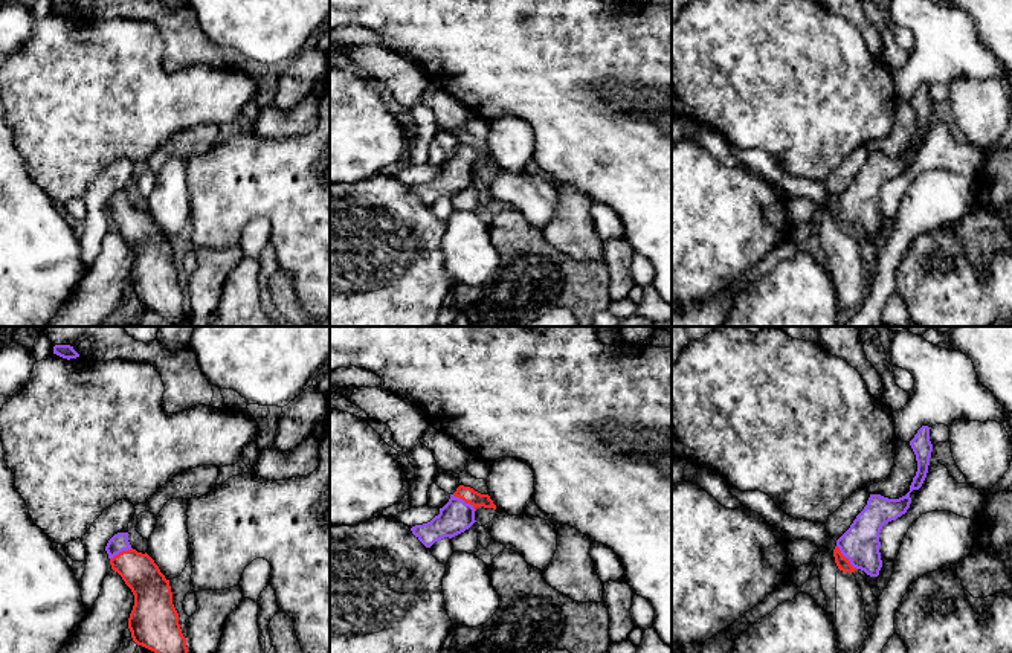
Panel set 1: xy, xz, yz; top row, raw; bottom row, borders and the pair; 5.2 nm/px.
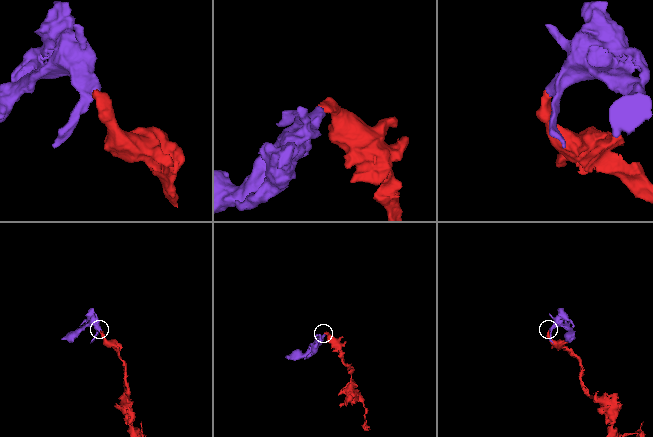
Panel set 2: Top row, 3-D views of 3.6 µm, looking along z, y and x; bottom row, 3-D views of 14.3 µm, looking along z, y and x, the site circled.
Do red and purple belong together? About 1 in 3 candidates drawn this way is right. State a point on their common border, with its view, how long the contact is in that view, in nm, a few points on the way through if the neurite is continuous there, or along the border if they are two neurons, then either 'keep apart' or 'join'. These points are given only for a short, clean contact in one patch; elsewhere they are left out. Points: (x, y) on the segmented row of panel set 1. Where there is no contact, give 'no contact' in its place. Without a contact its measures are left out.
meets red in yz at (844, 557); contact 170 nm long; runs through yz (843, 563), (844, 557), (860, 543); join

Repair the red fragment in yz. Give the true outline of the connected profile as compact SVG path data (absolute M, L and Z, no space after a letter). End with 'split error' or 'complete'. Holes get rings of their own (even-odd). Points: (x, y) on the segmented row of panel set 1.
M922 426L910 441L917 461L917 471L910 485L910 491L899 499L870 494L864 510L836 540L833 557L840 571L855 572L861 569L870 577L879 575L882 568L879 532L885 523L907 513L911 503L910 493L919 490L927 478L933 452L930 429L928 426Z; split error

